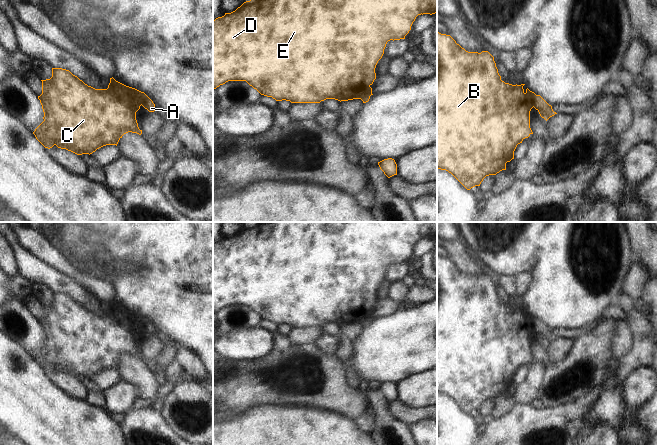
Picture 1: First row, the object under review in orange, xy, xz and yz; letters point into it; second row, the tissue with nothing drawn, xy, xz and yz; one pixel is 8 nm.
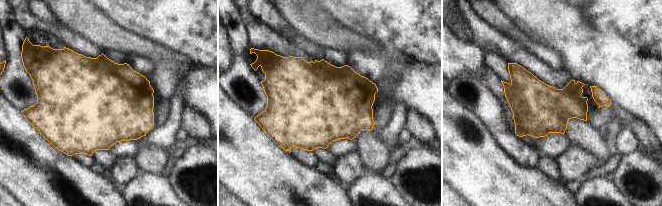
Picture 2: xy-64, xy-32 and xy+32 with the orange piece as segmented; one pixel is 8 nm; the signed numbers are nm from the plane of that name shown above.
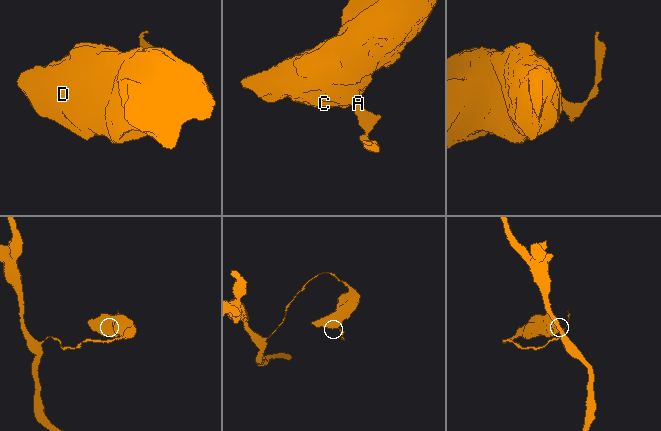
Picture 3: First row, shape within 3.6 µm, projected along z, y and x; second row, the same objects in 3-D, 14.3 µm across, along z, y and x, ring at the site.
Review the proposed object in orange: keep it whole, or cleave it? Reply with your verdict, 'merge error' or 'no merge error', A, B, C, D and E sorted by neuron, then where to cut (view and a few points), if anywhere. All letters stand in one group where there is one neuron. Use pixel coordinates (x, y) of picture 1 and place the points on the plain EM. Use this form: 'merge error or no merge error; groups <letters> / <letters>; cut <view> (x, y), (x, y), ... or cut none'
merge error; groups A / B C D E; cut xy (145, 319), (142, 329)

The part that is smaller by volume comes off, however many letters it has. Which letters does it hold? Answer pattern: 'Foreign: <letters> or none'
Foreign: A

